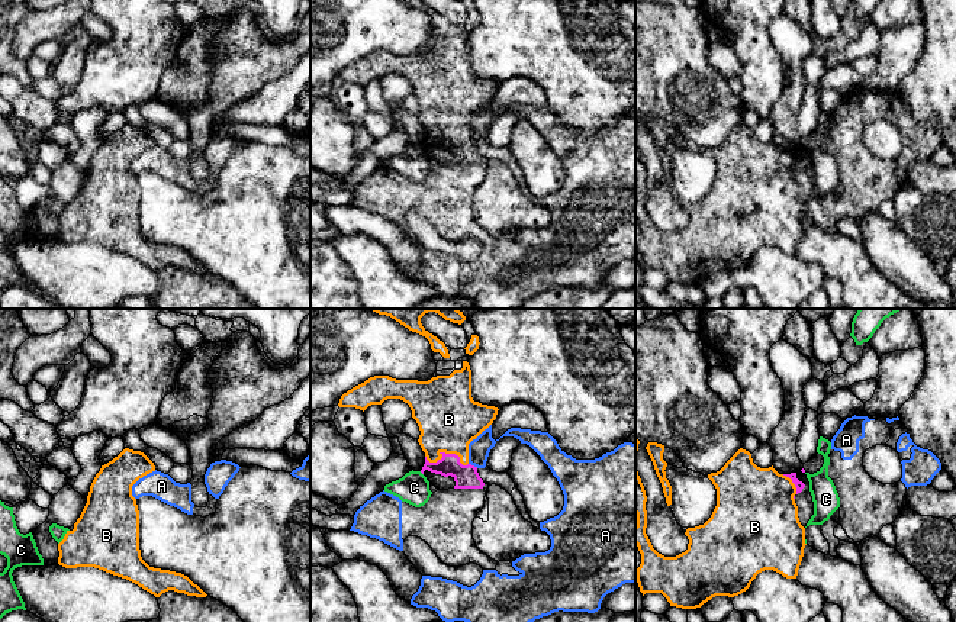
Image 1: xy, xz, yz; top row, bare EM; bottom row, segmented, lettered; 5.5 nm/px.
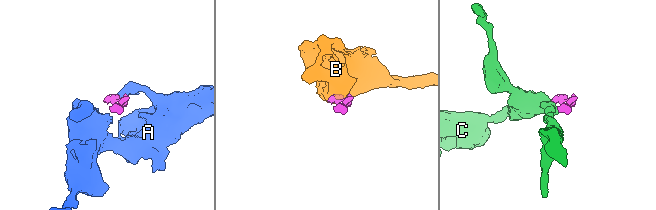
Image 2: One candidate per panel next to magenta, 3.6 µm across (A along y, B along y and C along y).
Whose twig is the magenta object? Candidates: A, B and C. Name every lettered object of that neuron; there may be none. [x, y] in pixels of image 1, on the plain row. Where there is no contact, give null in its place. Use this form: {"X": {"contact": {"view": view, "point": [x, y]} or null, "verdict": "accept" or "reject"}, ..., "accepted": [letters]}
{"A": {"contact": {"view": "xz", "point": [473, 141]}, "verdict": "reject"}, "B": {"contact": {"view": "xz", "point": [447, 129]}, "verdict": "accept"}, "C": {"contact": null, "verdict": "reject"}, "accepted": ["B"]}

